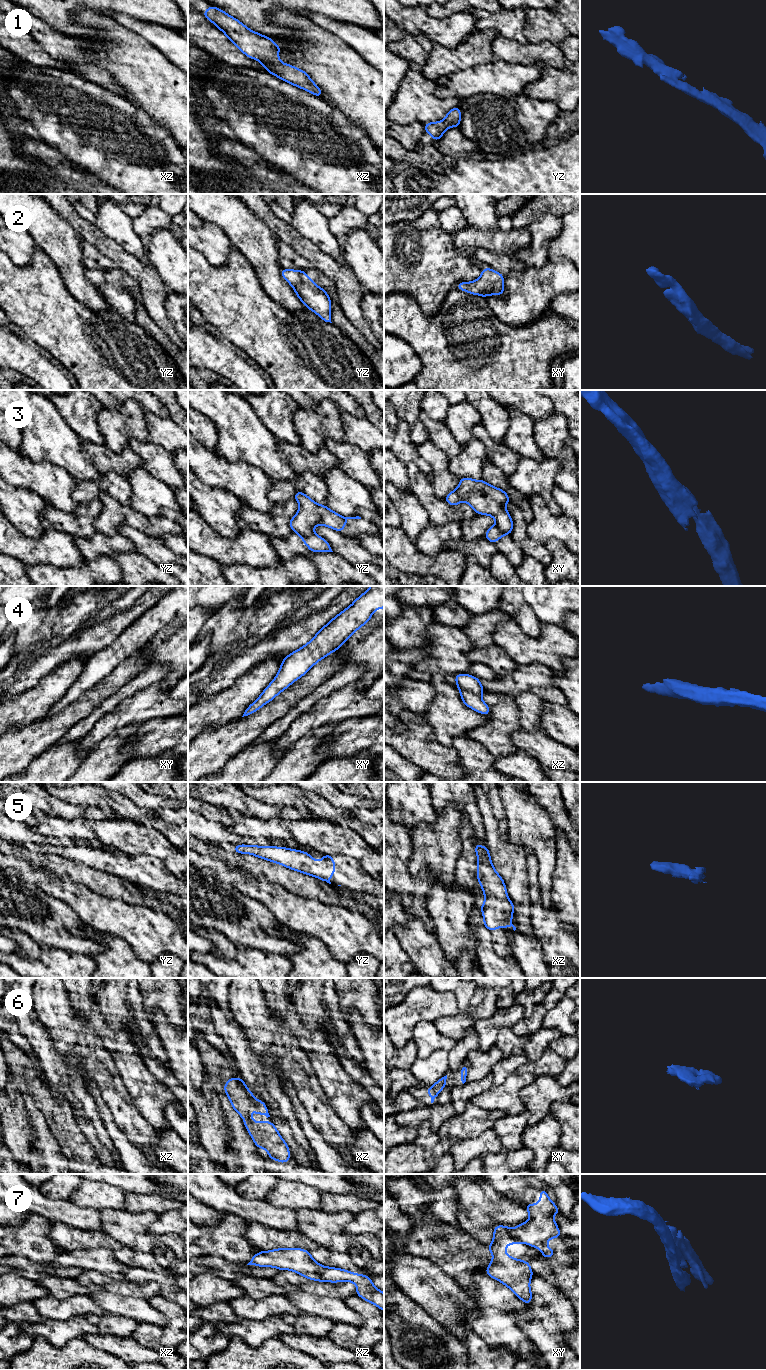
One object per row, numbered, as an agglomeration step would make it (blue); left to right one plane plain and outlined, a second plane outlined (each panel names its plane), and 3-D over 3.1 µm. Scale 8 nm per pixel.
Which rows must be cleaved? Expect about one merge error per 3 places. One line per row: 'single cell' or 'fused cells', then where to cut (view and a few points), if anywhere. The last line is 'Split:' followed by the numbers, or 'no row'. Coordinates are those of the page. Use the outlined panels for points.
1: single cell; no cut
2: single cell; no cut
3: fused cells; cut in yz along (297, 532), (301, 534), (313, 533)
4: single cell; no cut
5: single cell; no cut
6: single cell; no cut
7: fused cells; cut in xy along (510, 1228), (511, 1232), (522, 1242)
Split: 3, 7

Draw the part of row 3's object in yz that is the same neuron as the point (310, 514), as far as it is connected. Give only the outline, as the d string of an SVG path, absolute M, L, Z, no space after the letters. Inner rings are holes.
M297 491L294 499L299 503L299 510L290 519L289 525L292 531L301 535L314 533L314 527L324 525L336 531L343 532L348 519L361 519L361 517L343 517L330 510L325 505L320 505L309 498L303 492Z

